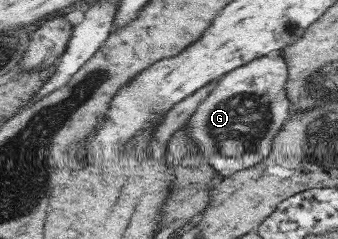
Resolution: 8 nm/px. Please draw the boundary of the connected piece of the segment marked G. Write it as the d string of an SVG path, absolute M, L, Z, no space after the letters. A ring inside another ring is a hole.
M273 53L250 61L220 78L209 98L201 102L199 110L183 127L189 129L189 135L195 141L195 153L202 154L221 176L233 175L233 172L241 169L261 165L265 157L273 157L273 141L292 117L293 102L289 100L287 93L287 75L287 63L283 55Z

